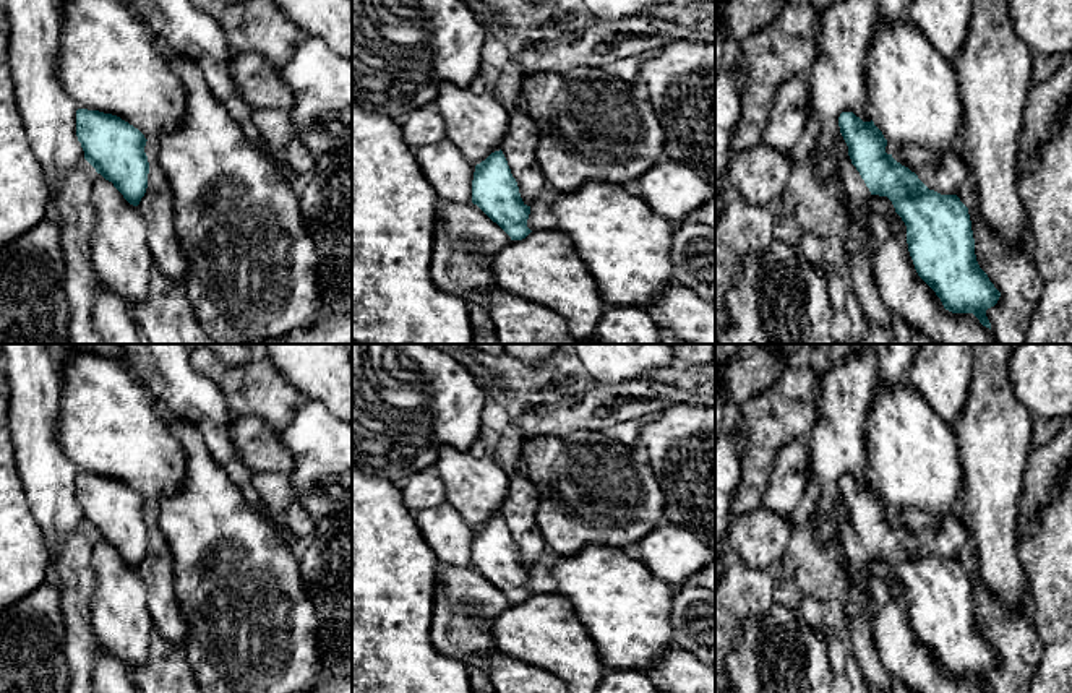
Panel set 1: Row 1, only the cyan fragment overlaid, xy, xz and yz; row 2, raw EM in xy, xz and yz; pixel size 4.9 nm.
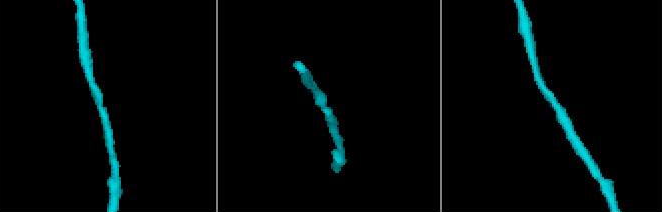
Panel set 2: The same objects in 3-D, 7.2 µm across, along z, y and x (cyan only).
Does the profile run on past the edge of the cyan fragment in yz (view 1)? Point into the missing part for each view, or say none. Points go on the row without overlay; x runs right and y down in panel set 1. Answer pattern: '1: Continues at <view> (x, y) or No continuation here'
1: No continuation here

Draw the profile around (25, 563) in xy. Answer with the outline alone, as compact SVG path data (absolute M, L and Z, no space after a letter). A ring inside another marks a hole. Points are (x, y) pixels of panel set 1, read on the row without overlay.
M0 362L0 612L47 581L50 571L50 557L16 469L8 396Z

